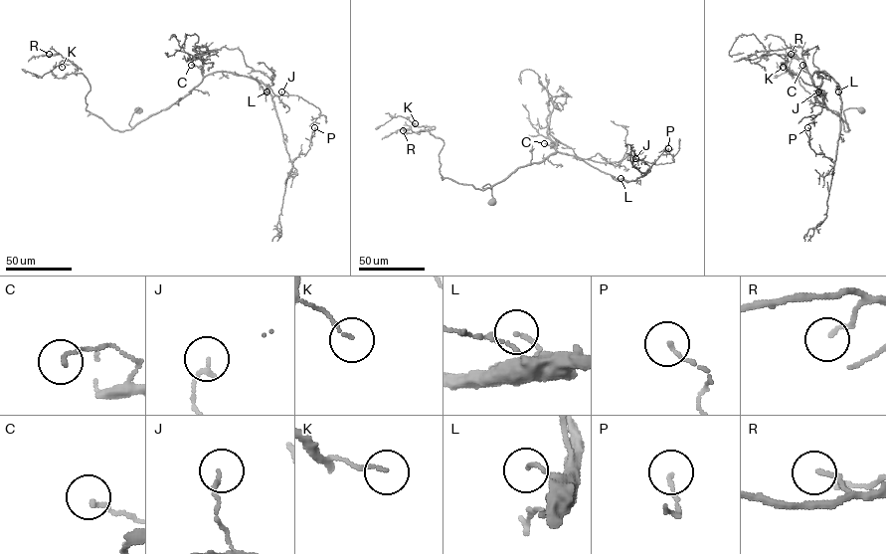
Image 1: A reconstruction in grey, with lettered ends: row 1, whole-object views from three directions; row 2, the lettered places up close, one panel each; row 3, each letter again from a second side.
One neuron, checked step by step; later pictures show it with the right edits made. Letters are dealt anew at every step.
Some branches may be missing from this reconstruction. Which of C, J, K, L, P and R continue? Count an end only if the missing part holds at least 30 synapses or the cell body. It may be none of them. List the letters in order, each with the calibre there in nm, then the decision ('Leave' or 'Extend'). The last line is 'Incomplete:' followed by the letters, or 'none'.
C: Thickness 130 nm. Leave
J: Thickness 140 nm. Leave
K: Thickness 100 nm. Leave
L: Thickness 120 nm. Leave
P: Thickness 100 nm. Leave
R: Thickness 140 nm. Leave
Incomplete: none

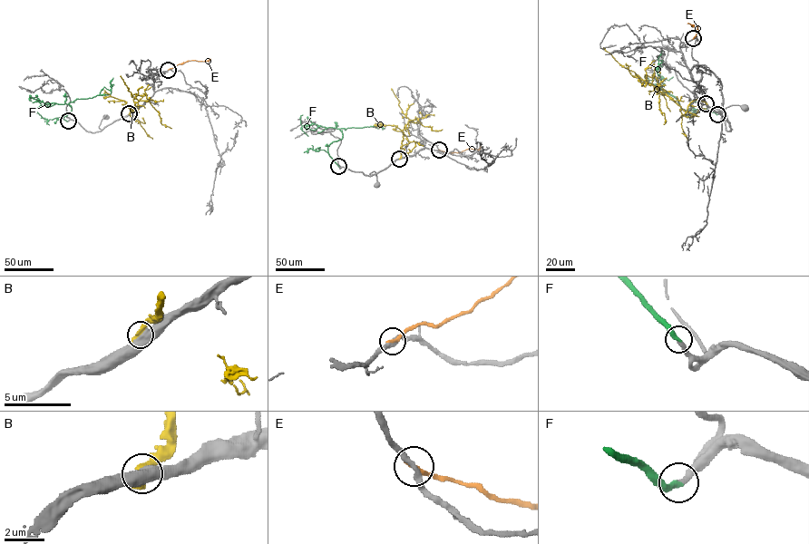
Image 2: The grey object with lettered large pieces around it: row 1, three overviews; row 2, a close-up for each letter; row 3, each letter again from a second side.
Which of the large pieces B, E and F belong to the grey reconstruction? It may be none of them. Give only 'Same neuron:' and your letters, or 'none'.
Same neuron: F

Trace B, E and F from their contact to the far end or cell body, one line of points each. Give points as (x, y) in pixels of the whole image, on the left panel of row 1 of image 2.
B: (129, 113), (131, 111), (131, 119), (131, 108), (140, 101), (149, 102), (159, 113), (160, 123), (171, 128)
E: (169, 69), (188, 61), (210, 59)
F: (67, 121), (57, 118), (71, 111), (69, 103), (77, 99), (110, 94), (113, 78)

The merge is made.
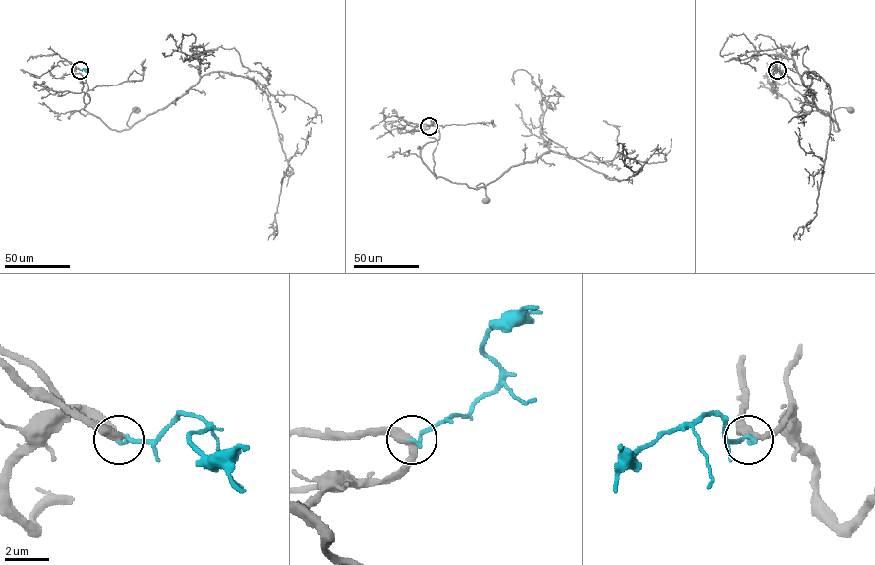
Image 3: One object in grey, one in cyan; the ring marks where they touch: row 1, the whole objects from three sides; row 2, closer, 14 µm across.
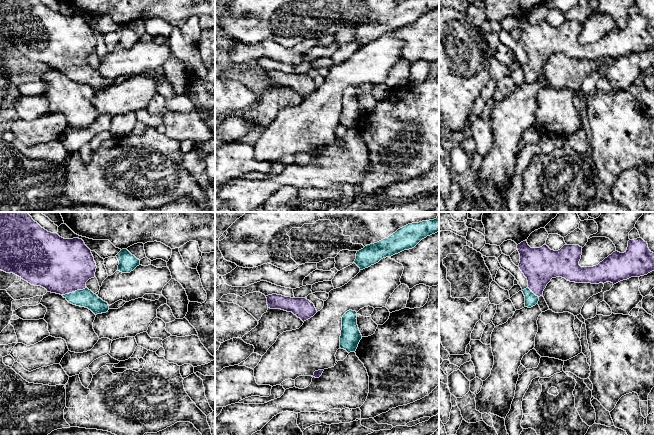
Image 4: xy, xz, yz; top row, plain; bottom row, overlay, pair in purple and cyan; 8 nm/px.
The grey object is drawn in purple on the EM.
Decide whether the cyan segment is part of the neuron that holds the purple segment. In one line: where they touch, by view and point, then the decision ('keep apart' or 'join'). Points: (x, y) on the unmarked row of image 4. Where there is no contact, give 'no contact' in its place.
xy (74, 67) | join

